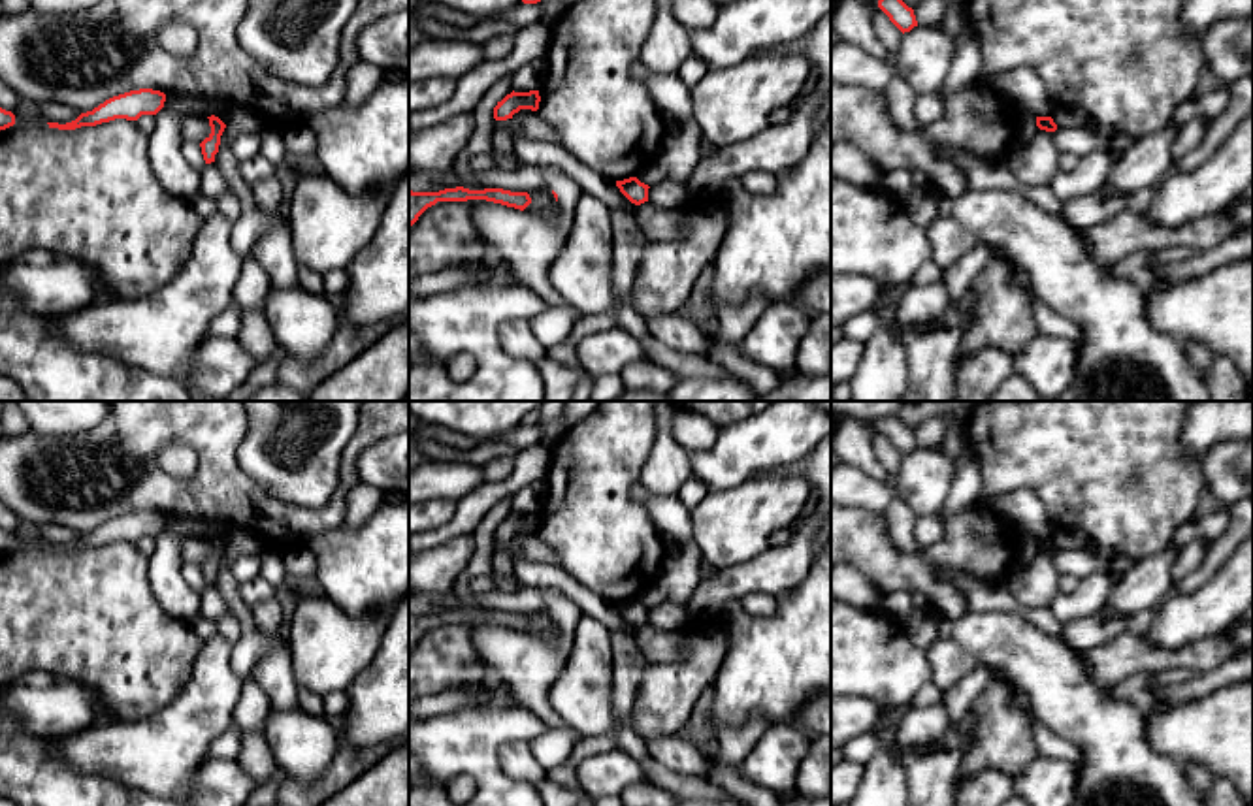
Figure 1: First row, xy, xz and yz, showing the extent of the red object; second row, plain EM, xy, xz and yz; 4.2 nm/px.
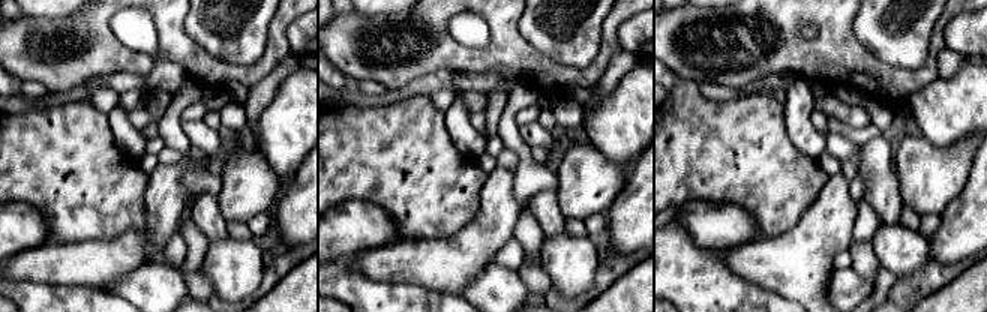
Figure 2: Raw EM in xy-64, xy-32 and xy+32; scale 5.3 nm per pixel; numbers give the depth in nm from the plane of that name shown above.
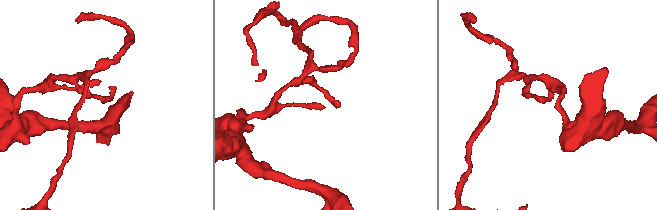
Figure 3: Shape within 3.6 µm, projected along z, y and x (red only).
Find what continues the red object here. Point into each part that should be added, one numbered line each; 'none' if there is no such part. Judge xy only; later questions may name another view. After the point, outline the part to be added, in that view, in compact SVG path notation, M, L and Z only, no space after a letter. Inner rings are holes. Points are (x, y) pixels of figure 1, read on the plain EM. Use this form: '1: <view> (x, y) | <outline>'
none

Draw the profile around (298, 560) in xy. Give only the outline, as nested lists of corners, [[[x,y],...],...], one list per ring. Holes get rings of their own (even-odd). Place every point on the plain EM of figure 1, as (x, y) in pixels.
[[[307,544],[285,546],[283,563],[288,572],[288,578],[305,578],[317,574],[317,559],[315,554],[307,548]]]

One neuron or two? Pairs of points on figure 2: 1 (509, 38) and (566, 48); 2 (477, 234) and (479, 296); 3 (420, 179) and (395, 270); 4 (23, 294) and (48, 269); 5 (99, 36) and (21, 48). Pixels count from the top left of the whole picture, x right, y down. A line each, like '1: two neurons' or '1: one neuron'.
1: two neurons
2: two neurons
3: two neurons
4: two neurons
5: one neuron

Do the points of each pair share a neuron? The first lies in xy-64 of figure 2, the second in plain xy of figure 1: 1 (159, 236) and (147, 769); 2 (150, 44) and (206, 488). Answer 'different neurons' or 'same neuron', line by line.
1: same neuron
2: different neurons

